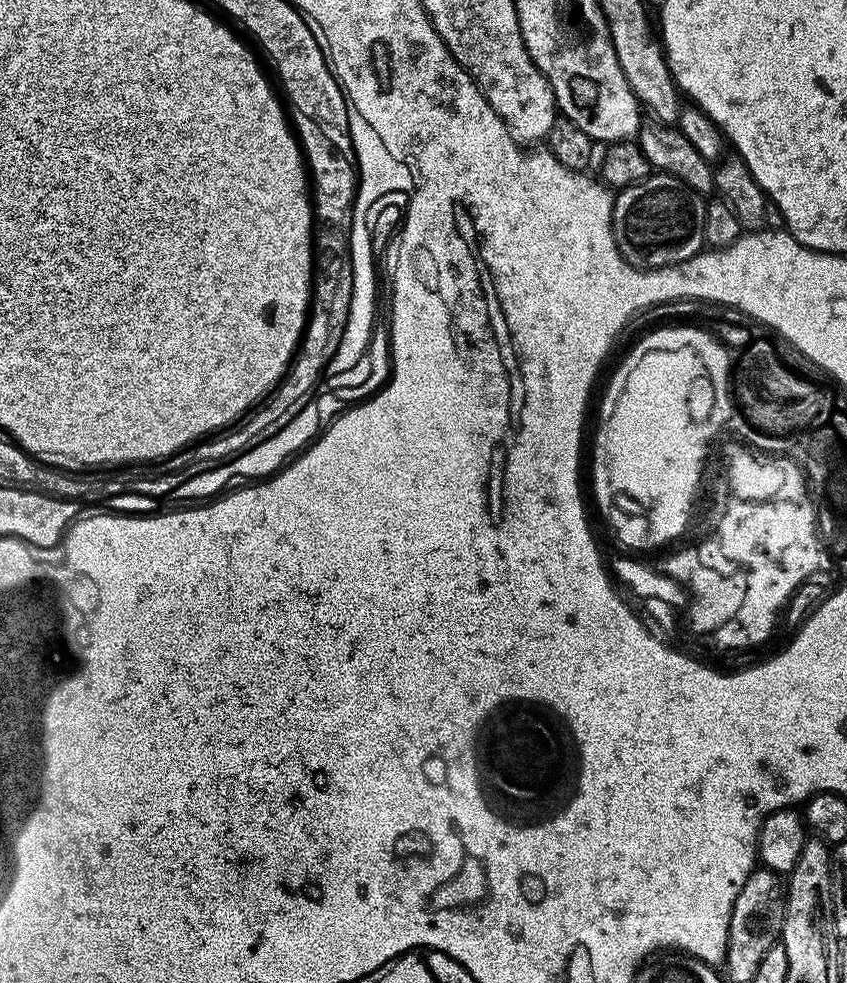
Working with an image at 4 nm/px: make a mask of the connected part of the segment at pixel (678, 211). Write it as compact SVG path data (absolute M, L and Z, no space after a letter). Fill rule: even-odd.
M649 174L644 180L639 180L636 184L631 184L628 188L621 188L615 193L616 201L610 204L612 210L612 233L614 234L614 242L618 246L618 250L624 254L625 260L635 268L654 269L669 264L680 264L684 260L689 260L697 252L705 247L704 243L704 209L706 207L705 201L701 199L691 188L679 180L677 177L665 174Z

